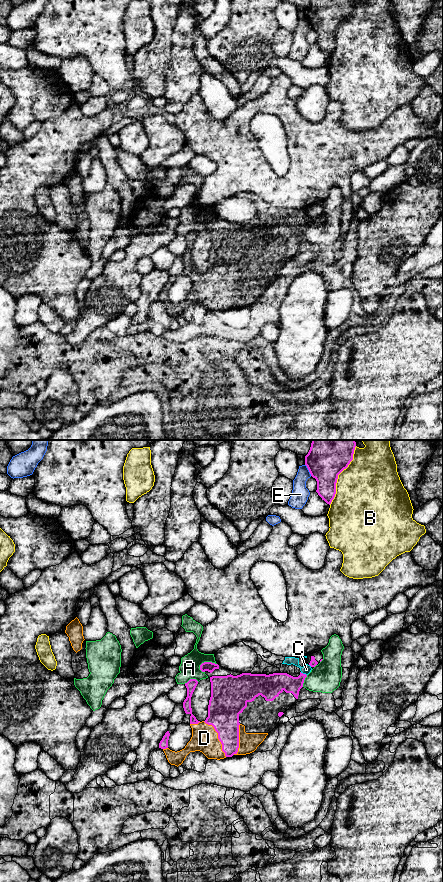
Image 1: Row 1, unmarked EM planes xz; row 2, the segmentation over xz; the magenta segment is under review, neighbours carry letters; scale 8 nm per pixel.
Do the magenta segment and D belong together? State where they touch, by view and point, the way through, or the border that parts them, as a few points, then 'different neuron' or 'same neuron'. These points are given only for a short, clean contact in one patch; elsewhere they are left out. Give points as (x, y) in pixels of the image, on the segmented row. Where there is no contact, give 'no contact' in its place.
contact xz (218, 737); same neuron

